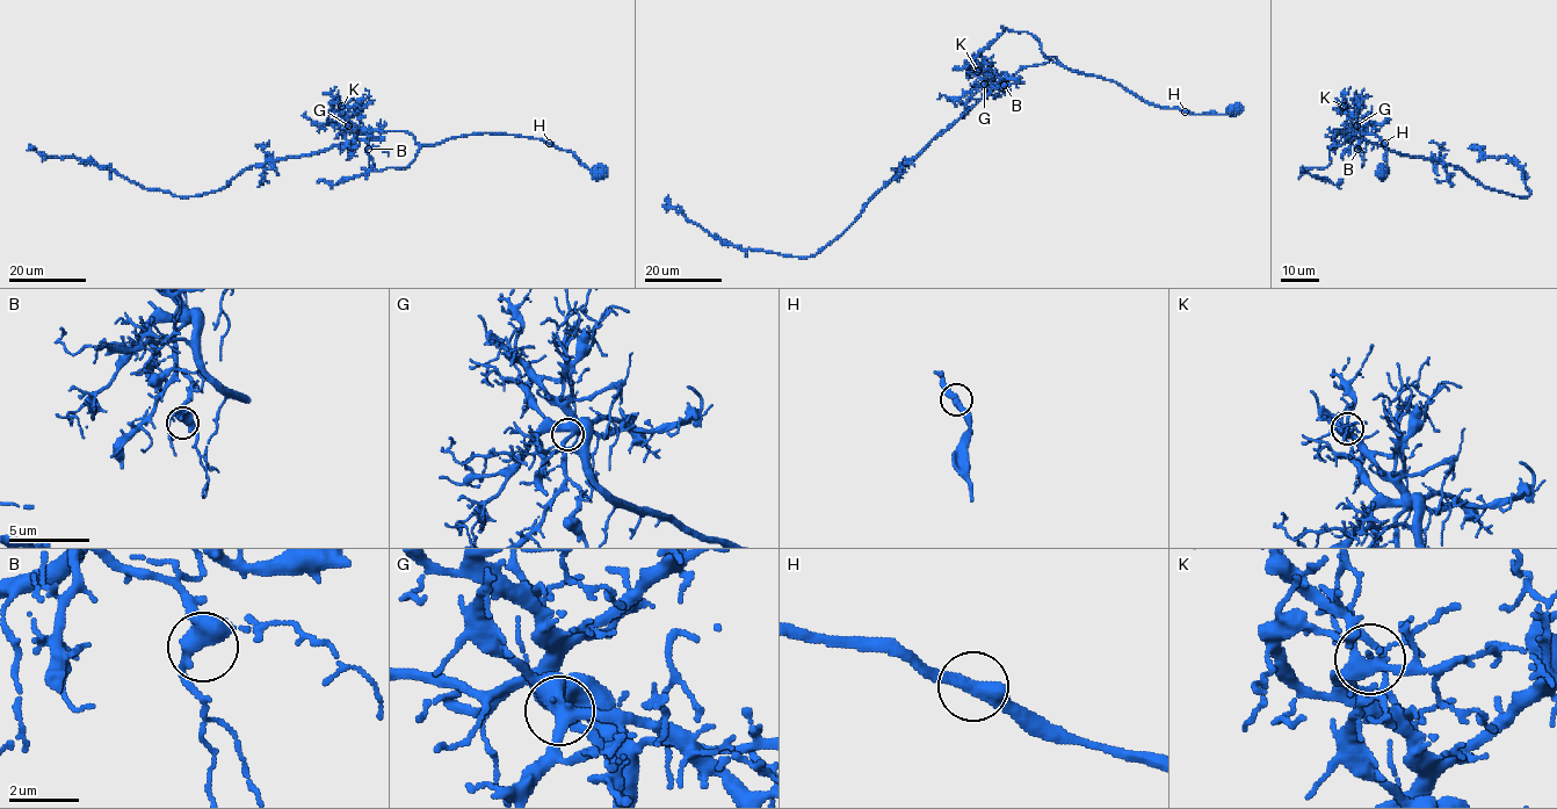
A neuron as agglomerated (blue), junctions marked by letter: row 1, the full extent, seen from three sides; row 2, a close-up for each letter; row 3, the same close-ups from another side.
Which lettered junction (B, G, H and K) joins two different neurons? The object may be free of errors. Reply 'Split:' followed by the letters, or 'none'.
Split: H

